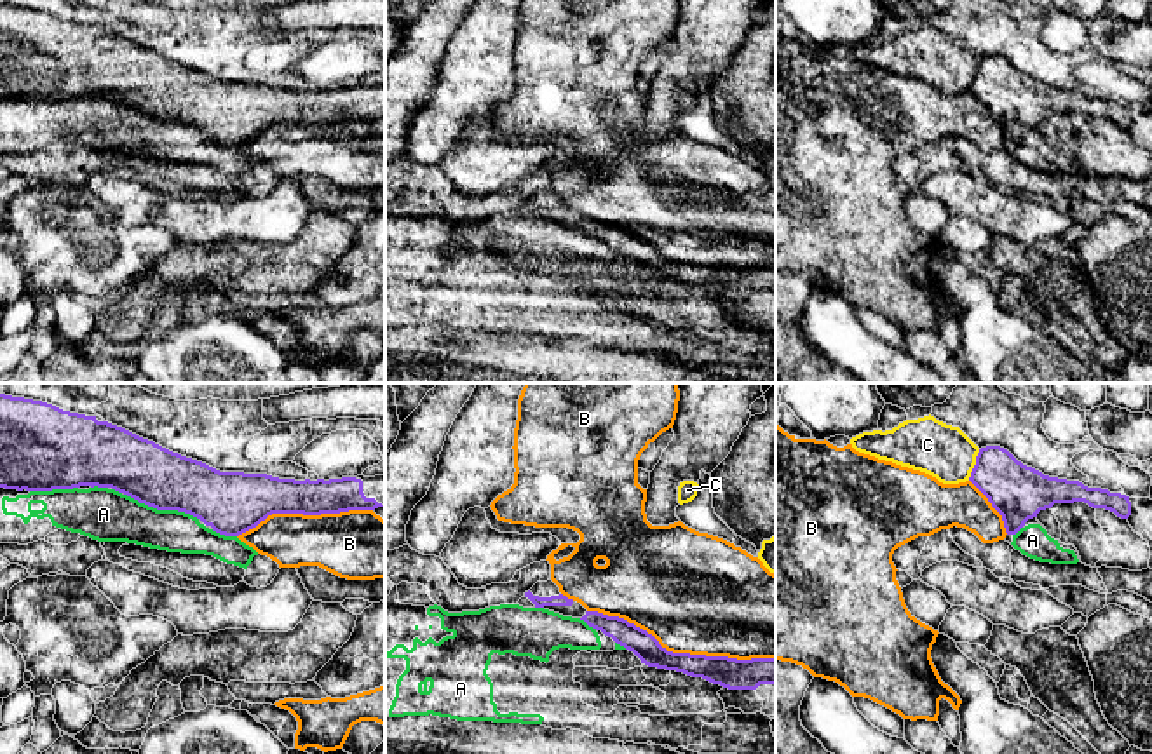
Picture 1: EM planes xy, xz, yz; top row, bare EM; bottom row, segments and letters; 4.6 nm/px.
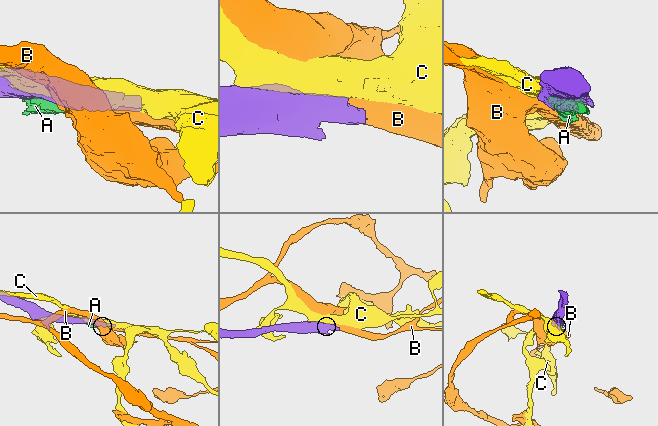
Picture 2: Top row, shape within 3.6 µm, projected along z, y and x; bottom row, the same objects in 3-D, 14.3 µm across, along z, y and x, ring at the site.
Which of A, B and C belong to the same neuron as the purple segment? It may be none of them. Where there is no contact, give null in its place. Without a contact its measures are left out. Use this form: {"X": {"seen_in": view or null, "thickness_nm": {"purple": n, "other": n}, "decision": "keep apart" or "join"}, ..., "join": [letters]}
{"A": {"seen_in": "xy", "thickness_nm": {"purple": 280, "other": 240}, "decision": "keep apart"}, "B": {"seen_in": "xz", "thickness_nm": {"purple": 140, "other": 480}, "decision": "keep apart"}, "C": {"seen_in": "yz", "thickness_nm": {"purple": 260, "other": 260}, "decision": "keep apart"}, "join": []}

